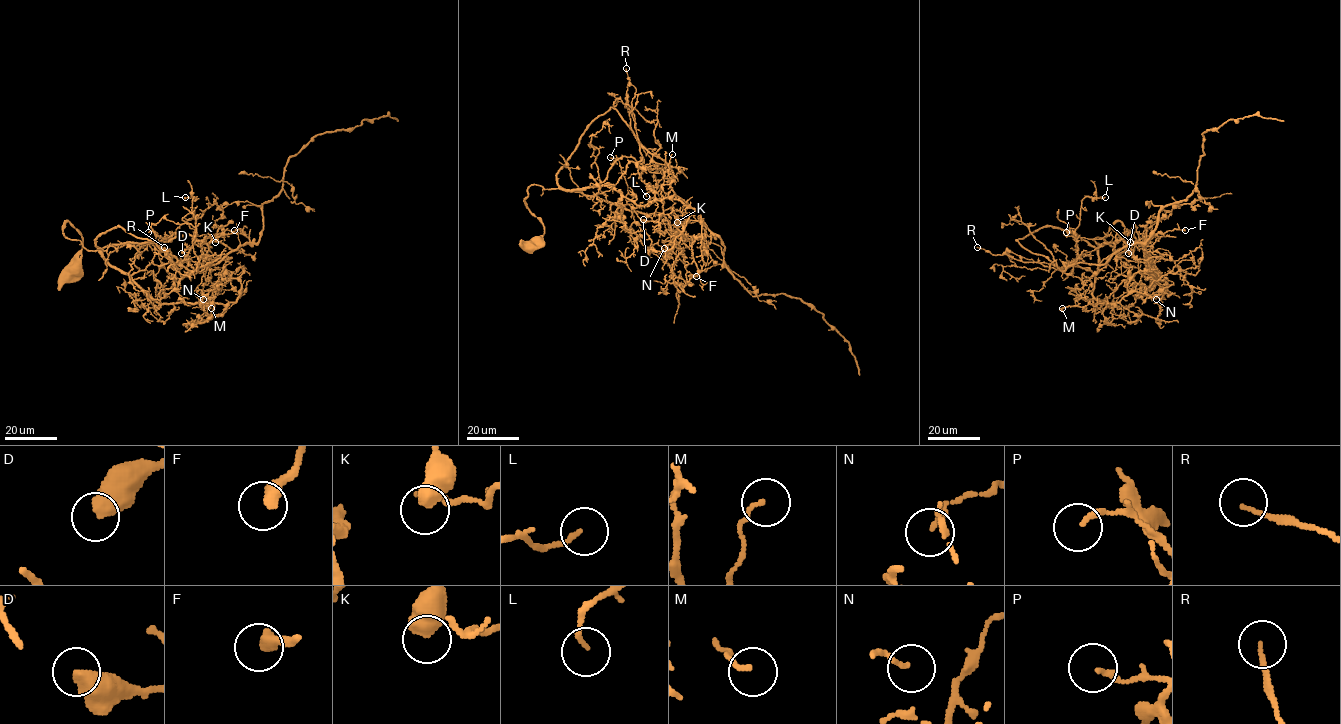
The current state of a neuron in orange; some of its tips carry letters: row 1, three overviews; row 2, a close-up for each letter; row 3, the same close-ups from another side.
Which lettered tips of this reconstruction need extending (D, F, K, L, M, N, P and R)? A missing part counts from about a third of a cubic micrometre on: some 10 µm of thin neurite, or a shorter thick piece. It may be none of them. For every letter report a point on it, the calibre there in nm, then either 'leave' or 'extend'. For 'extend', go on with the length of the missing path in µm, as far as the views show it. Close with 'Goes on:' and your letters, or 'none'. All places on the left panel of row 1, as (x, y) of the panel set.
D: at (181, 253); 550 nm thick; leave
F: at (234, 230); 420 nm thick; leave
K: at (215, 242); 650 nm thick; leave
L: at (185, 197); 120 nm thick; leave
M: at (211, 308); 100 nm thick; leave
N: at (203, 299); 90 nm thick; leave
P: at (148, 232); 160 nm thick; leave
R: at (164, 247); 120 nm thick; leave
Goes on: none

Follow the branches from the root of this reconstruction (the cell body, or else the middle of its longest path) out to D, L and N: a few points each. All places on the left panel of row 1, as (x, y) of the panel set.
D: (66, 275), (83, 245), (68, 221), (66, 237), (97, 250), (154, 299), (210, 264), (195, 244), (181, 253)
L: (66, 275), (83, 245), (68, 221), (66, 237), (130, 275), (181, 262), (196, 235), (194, 197), (185, 197)
N: (66, 275), (83, 245), (68, 221), (66, 237), (160, 303), (228, 304), (242, 284), (225, 278), (203, 299)

